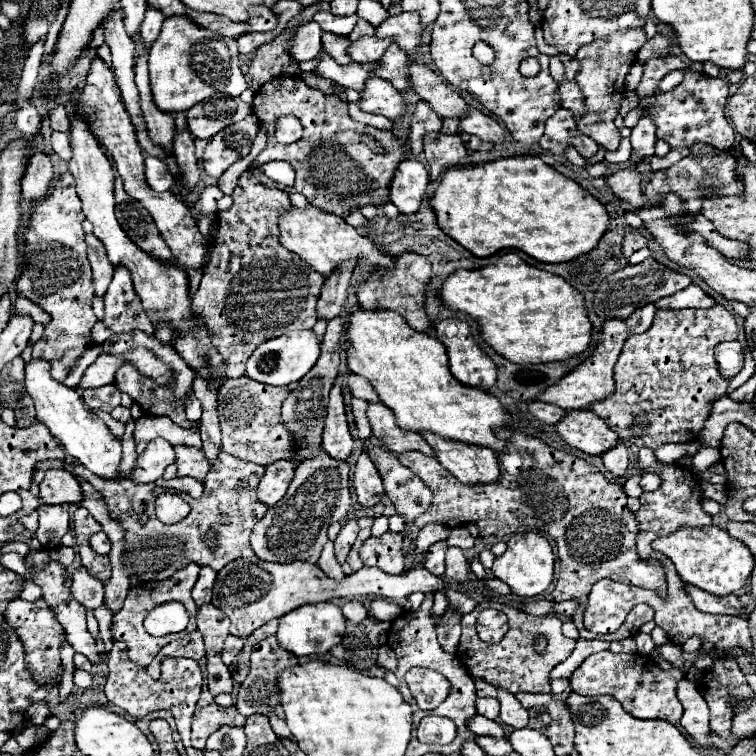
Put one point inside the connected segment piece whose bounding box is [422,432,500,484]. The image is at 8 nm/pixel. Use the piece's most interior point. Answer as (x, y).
(471, 464)

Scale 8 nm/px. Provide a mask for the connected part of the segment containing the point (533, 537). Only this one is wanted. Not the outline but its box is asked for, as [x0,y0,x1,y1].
[492,532,554,598]

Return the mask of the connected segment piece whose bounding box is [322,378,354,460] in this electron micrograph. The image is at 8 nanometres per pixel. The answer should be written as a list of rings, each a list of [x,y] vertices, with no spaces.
[[[342,378],[336,380],[336,384],[330,392],[330,404],[328,404],[328,416],[326,416],[322,446],[332,458],[346,460],[354,452],[354,440],[350,436],[348,422],[346,422],[346,410],[344,410],[344,398],[342,398],[340,382],[342,382]]]

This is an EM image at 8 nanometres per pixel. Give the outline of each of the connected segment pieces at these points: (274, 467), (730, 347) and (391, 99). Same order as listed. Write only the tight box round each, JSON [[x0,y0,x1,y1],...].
[[256,460,294,506],[716,342,744,378],[360,76,404,120]]

